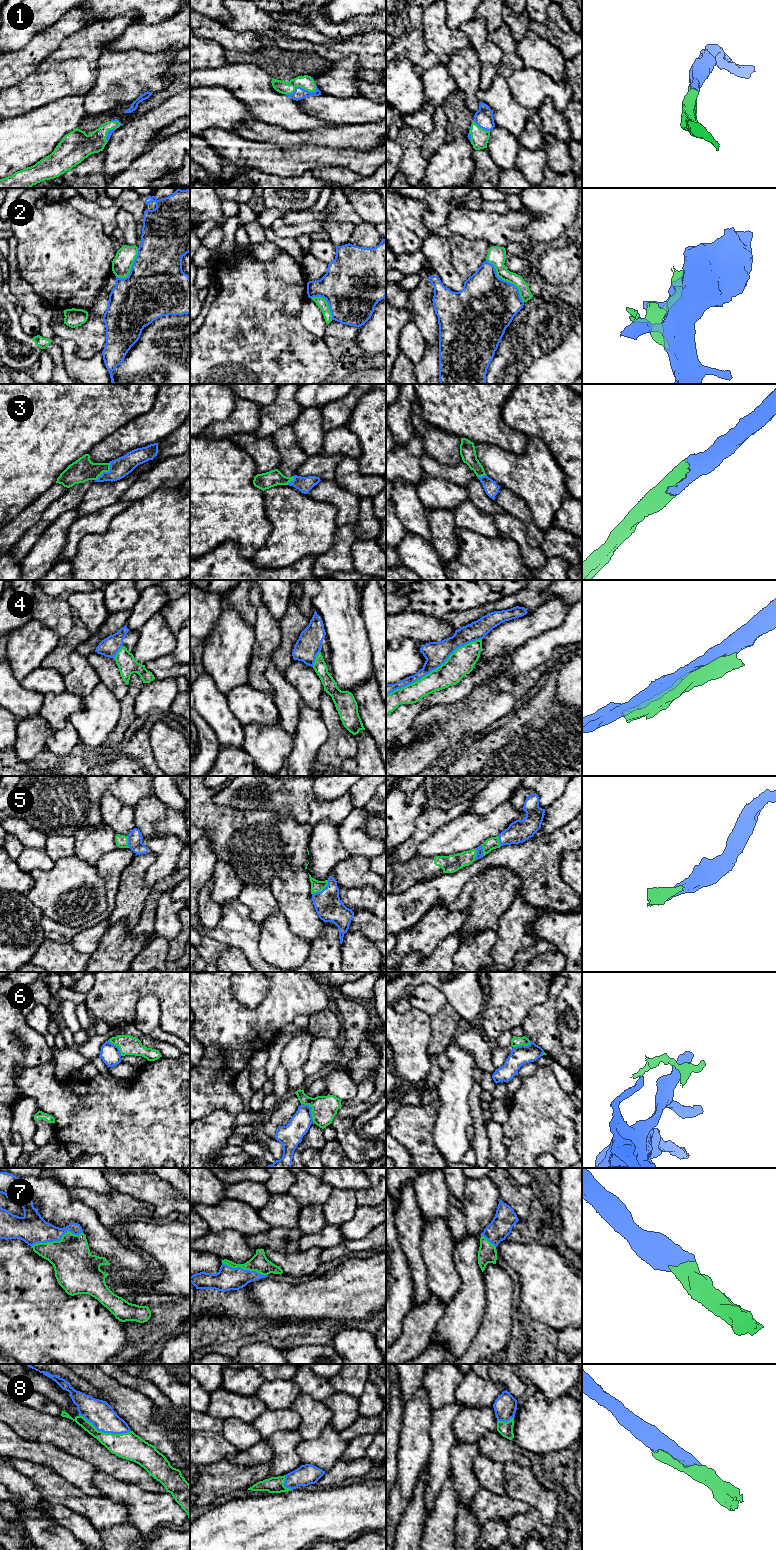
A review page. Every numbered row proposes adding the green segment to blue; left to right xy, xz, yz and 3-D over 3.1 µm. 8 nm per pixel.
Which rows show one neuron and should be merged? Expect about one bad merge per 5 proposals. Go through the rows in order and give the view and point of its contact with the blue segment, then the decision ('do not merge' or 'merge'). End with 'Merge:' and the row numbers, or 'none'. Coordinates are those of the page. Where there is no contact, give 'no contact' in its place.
1: xz (301, 88) | merge
2: yz (506, 281) | do not merge
3: xy (106, 472) | merge
4: yz (434, 669) | do not merge
5: xz (322, 890) | merge
6: xz (311, 1109) | do not merge
7: xy (57, 1240) | merge
8: xy (105, 1432) | merge
Merge: 1, 3, 5, 7, 8

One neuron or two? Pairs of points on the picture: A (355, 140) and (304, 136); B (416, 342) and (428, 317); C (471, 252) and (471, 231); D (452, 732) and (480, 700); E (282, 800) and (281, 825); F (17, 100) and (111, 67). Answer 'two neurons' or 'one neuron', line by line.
A: one neuron
B: two neurons
C: two neurons
D: one neuron
E: two neurons
F: two neurons

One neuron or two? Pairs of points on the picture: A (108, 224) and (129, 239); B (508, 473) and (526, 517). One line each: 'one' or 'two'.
A: two
B: two

